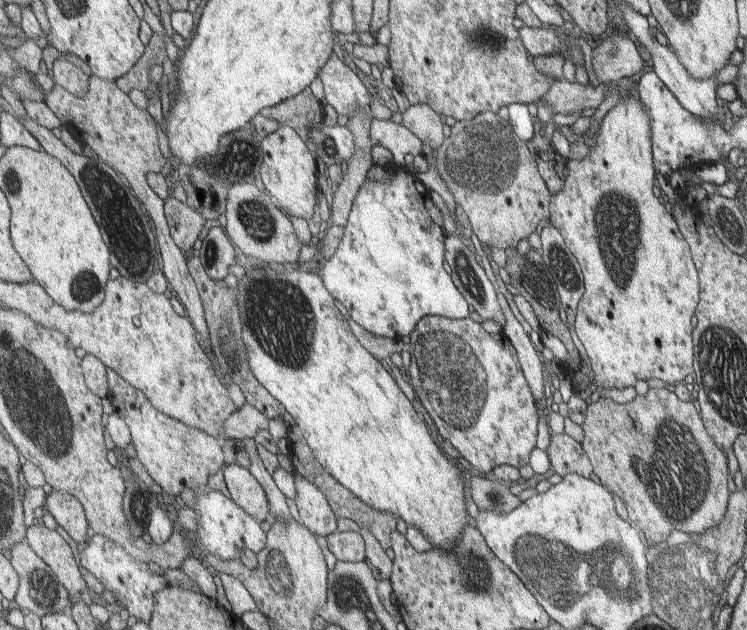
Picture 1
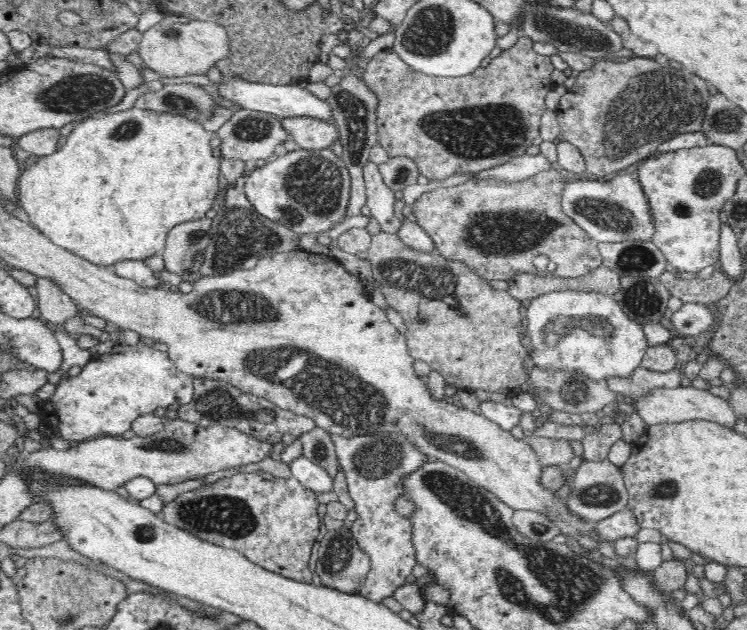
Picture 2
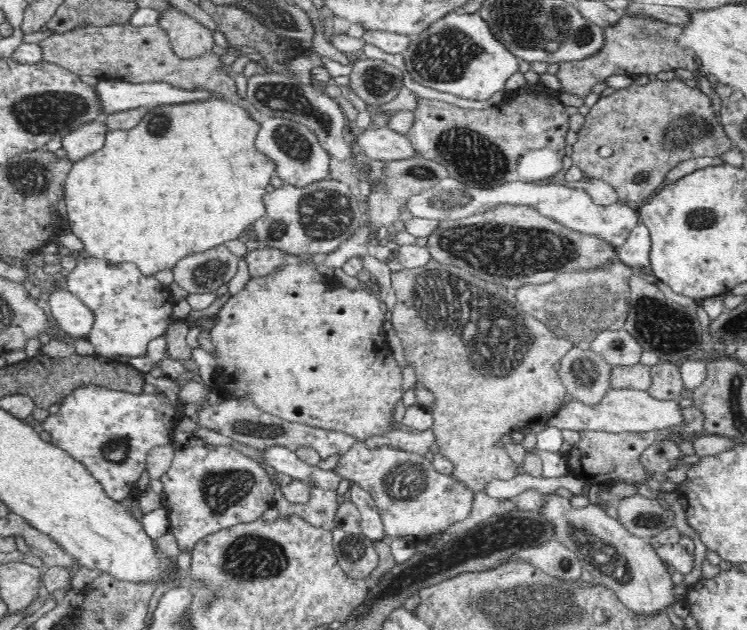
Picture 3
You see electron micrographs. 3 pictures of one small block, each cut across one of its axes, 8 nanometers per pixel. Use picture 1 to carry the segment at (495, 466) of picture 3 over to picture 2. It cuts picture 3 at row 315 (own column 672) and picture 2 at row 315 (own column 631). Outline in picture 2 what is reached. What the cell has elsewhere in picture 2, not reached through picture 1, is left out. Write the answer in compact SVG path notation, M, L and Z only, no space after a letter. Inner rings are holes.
M378 232L371 237L367 253L379 290L389 306L405 320L408 330L404 335L404 343L408 353L414 360L424 360L439 372L450 390L481 389L503 393L508 397L519 393L539 395L523 366L527 356L521 343L524 332L522 304L508 291L492 287L487 279L476 275L472 269L456 261L446 260L438 252L431 255L413 250L404 245L398 234Z

